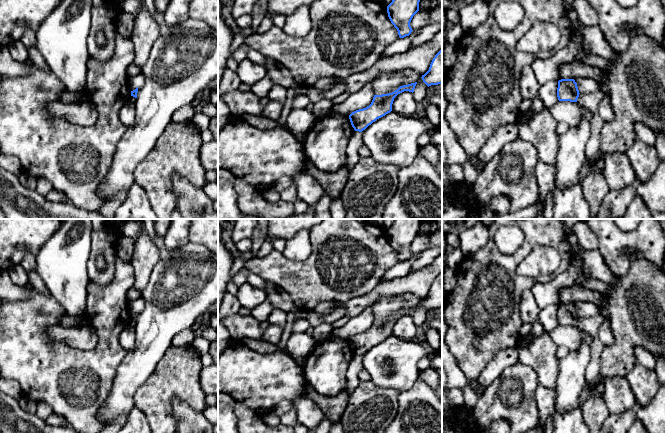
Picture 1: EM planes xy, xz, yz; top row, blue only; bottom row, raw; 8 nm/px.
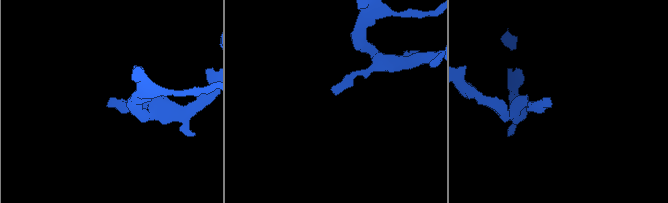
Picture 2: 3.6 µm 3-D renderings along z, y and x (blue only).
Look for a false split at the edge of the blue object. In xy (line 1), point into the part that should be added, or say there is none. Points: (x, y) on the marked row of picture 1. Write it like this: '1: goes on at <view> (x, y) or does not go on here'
1: does not go on here

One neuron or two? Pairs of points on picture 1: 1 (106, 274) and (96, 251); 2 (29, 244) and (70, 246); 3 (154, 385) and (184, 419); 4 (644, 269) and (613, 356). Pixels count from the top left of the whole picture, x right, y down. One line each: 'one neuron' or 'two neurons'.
1: one neuron
2: two neurons
3: two neurons
4: one neuron

